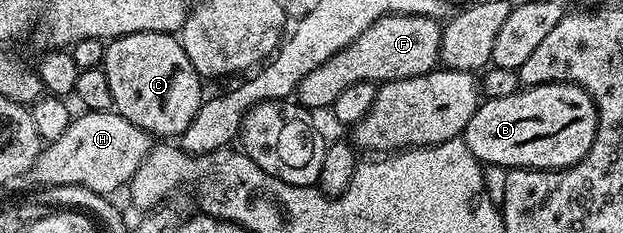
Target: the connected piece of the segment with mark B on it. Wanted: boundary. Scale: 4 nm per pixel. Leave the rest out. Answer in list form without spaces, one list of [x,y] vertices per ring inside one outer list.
[[[532,84],[520,87],[505,98],[484,99],[479,109],[469,118],[461,139],[469,146],[469,154],[484,166],[495,165],[506,170],[536,168],[555,172],[559,168],[572,168],[593,146],[593,138],[599,129],[599,115],[590,94],[575,84]]]

